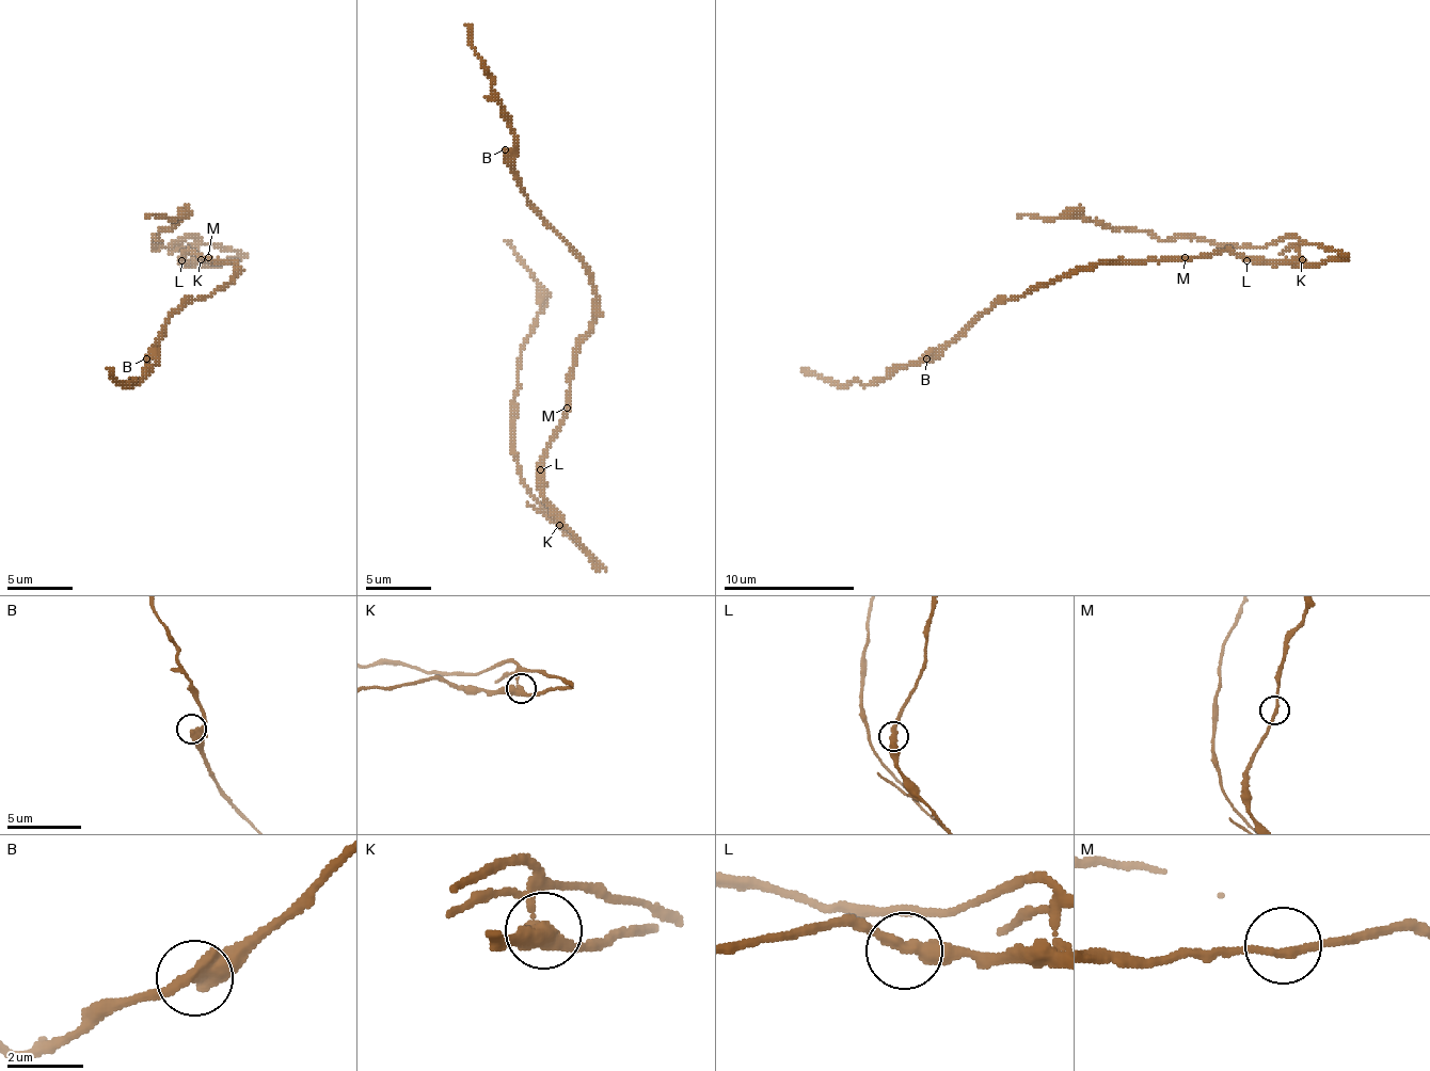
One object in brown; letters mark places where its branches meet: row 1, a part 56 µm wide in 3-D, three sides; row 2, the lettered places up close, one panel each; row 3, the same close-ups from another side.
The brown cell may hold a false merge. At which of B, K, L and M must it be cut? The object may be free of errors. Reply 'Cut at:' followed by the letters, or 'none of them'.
Cut at: K

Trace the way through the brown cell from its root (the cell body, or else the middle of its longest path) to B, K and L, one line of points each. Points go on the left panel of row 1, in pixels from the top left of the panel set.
B: (211, 260), (231, 260), (234, 276), (211, 297), (178, 309), (146, 358)
K: (211, 260), (192, 251), (185, 254), (185, 260), (202, 260)
L: (211, 260), (192, 251), (181, 260)

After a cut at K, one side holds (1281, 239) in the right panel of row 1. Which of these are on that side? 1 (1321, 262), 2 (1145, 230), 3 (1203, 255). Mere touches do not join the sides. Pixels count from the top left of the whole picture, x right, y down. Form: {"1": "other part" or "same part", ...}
{"1": "other part", "2": "same part", "3": "other part"}

